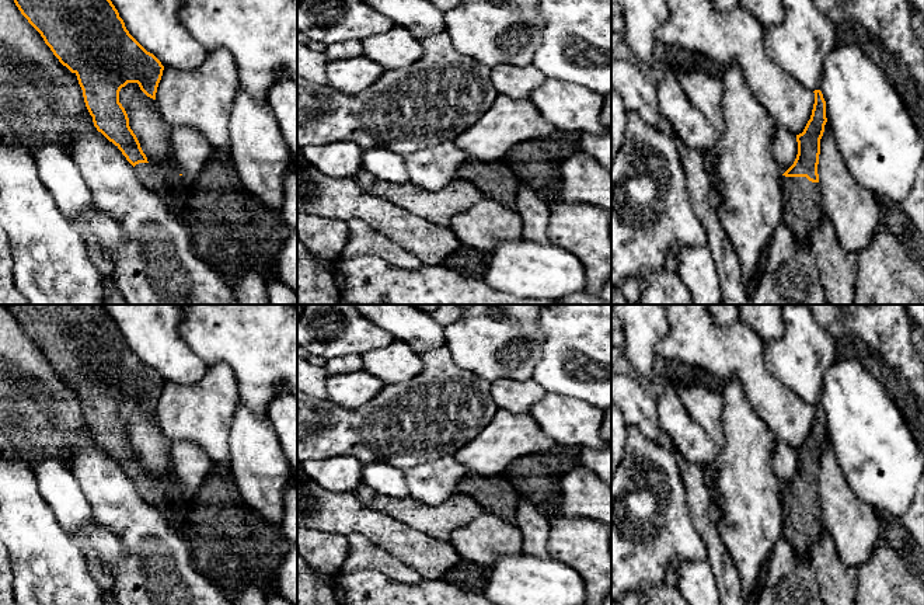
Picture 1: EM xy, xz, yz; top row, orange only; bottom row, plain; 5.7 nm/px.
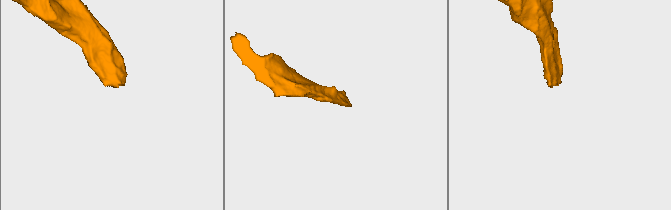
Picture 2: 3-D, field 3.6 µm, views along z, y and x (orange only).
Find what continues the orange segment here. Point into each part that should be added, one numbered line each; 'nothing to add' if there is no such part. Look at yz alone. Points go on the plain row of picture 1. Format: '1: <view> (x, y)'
1: yz (802, 514)

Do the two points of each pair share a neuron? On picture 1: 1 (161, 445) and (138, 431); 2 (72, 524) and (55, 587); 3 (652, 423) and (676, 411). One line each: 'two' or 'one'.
1: one
2: two
3: two

